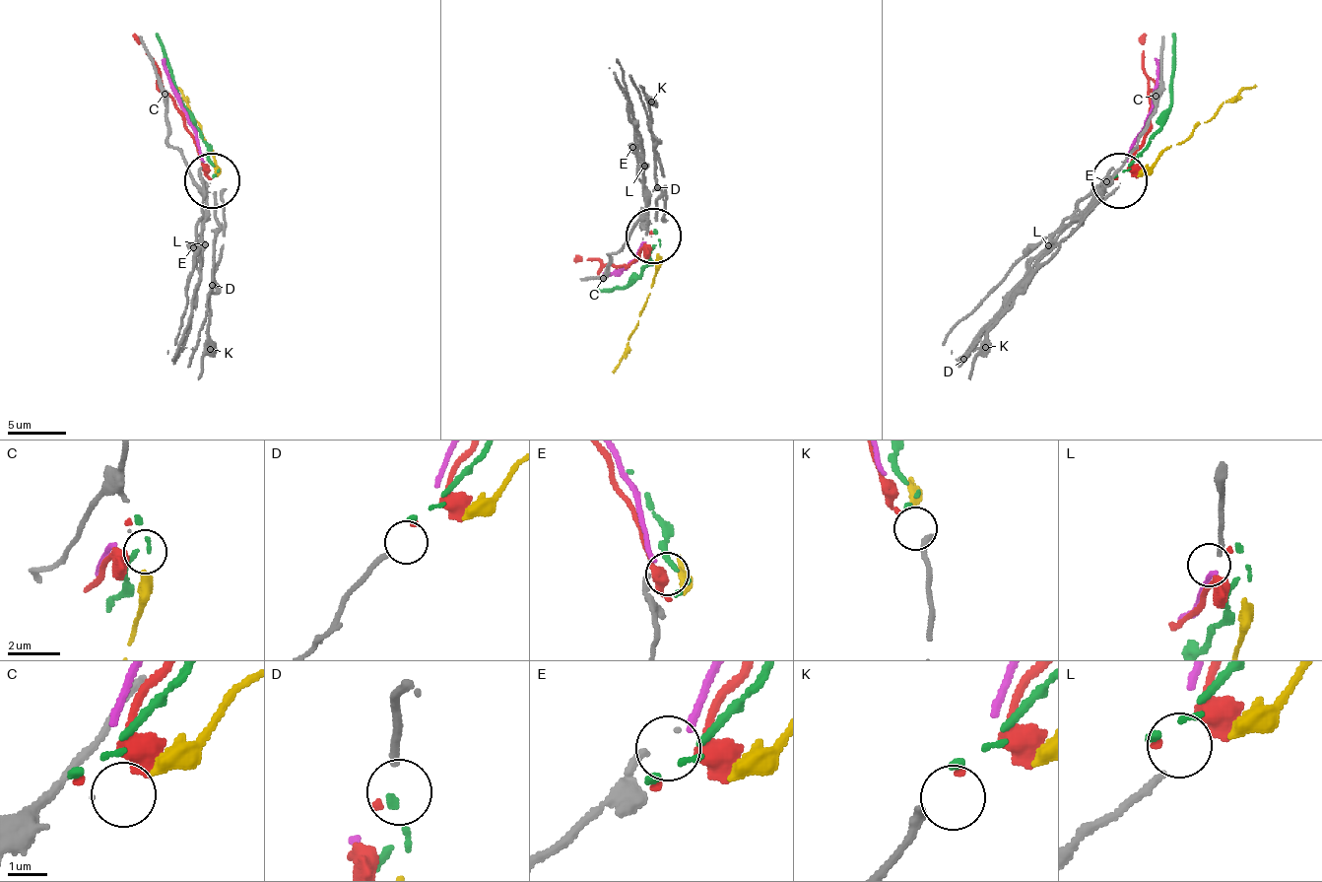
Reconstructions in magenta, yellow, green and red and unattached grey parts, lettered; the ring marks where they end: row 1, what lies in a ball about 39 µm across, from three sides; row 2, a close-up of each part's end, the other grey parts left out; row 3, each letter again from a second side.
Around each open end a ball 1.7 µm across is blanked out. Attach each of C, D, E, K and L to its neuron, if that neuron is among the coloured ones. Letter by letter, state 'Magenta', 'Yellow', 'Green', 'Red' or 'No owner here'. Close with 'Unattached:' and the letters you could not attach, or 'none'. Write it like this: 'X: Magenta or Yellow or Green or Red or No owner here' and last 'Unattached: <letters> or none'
C: Yellow
D: Red
E: Magenta
K: No owner here
L: No owner here
Unattached: K, L

